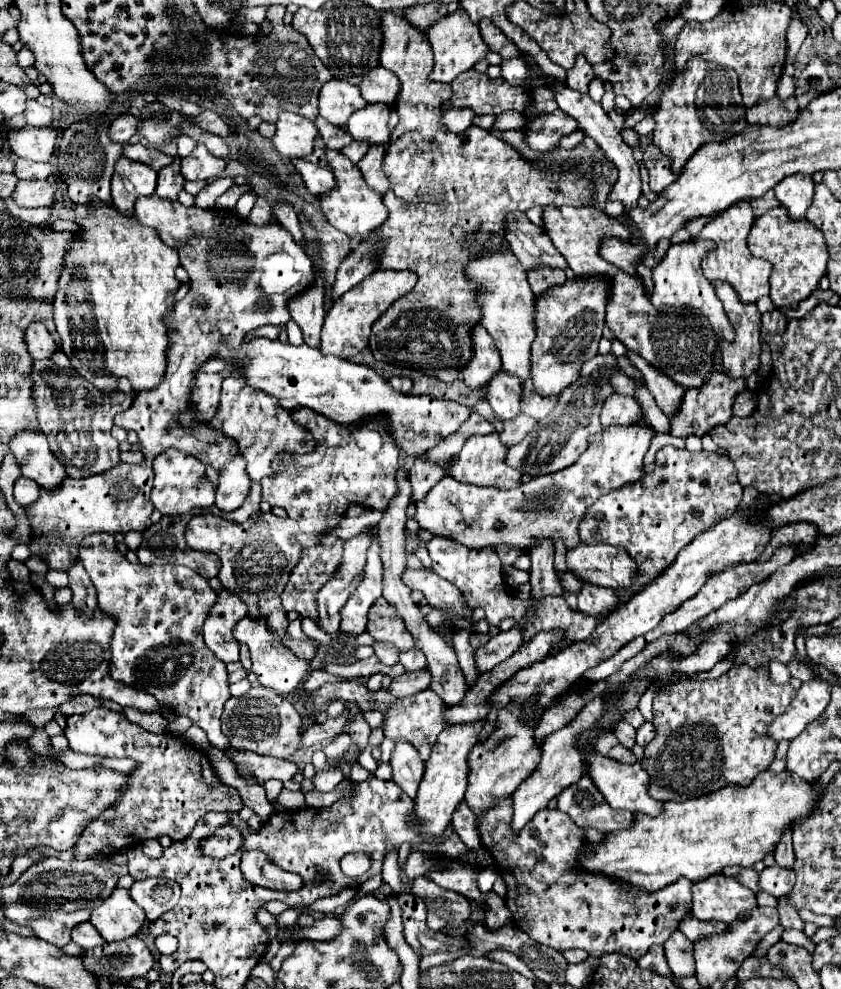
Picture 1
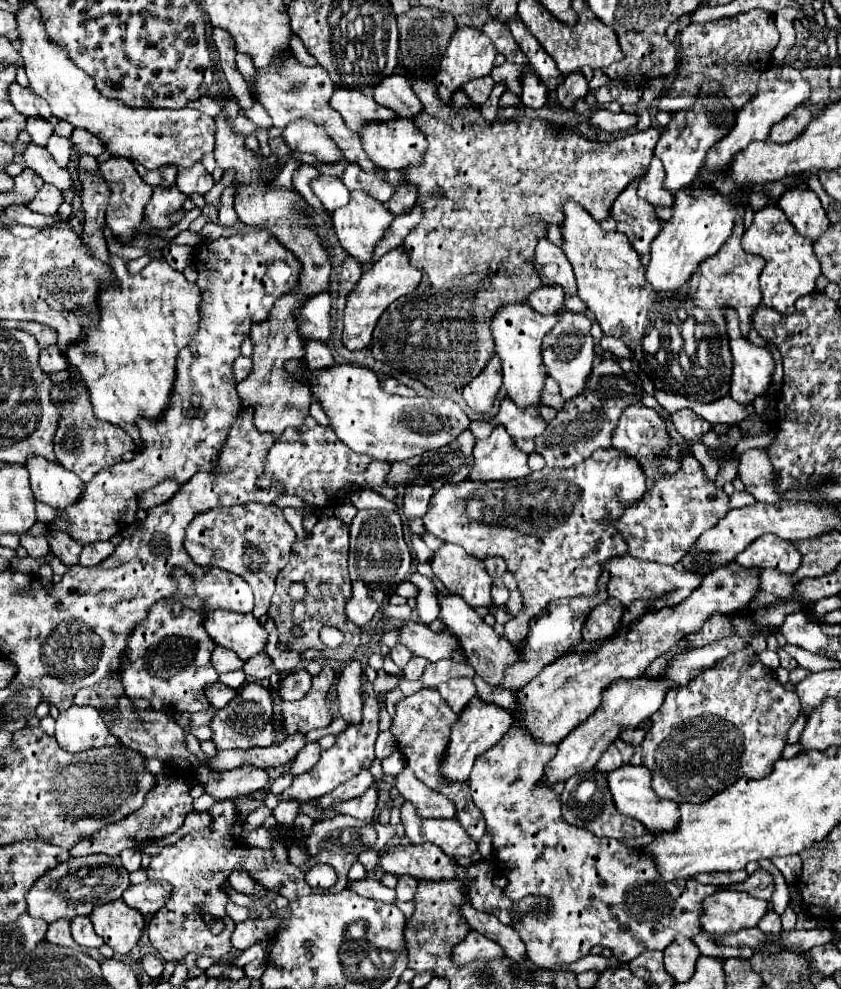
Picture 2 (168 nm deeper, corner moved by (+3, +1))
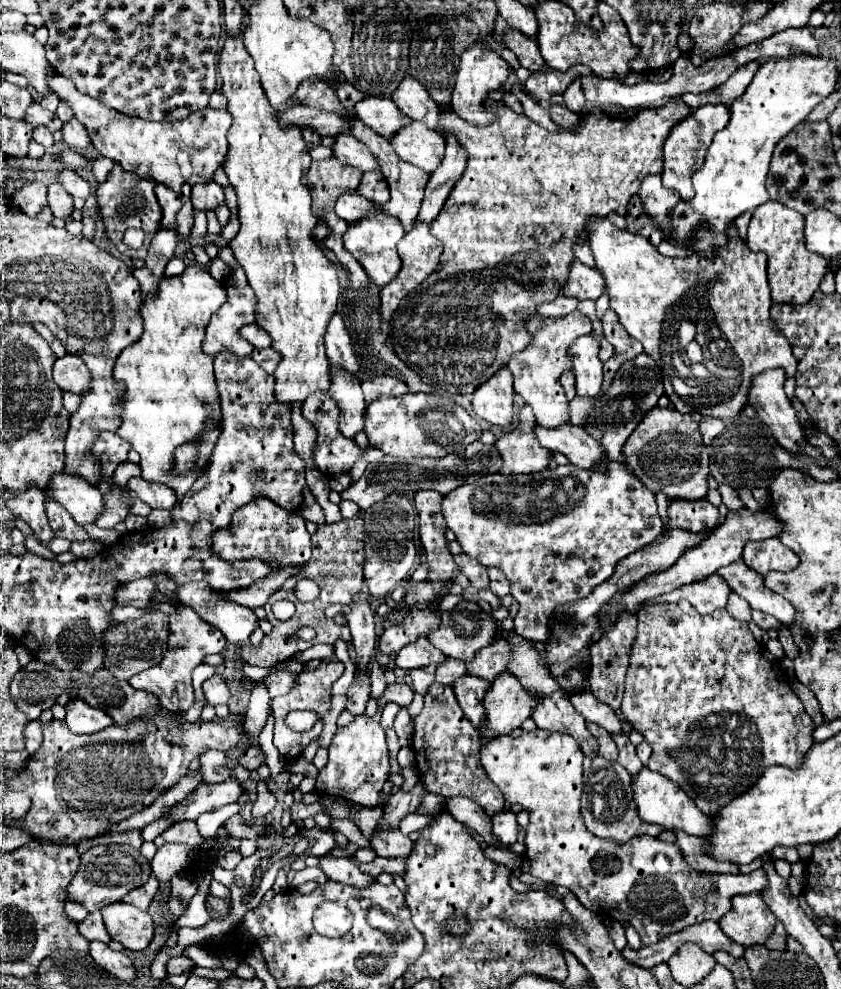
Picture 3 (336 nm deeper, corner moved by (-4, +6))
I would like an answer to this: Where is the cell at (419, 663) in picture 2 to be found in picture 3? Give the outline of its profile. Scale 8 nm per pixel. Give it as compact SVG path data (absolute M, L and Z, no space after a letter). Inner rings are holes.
M431 664L431 666L425 666L425 668L419 668L419 670L413 670L411 672L411 686L413 686L413 690L417 692L417 694L421 694L421 696L425 696L427 694L427 688L433 684L433 680L435 680L435 670L437 670L437 666L435 664Z

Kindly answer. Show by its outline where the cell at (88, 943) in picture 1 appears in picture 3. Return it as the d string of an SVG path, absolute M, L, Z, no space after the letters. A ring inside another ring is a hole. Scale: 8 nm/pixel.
M91 912L85 920L79 922L79 932L83 938L87 938L89 942L93 940L99 940L99 942L109 942L111 936L107 934L105 930L105 924L103 924L103 918L101 918L101 912Z

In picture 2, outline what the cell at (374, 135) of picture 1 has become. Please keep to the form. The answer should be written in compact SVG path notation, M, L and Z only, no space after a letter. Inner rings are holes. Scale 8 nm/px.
M394 117L394 121L366 121L364 129L360 129L358 137L360 137L368 157L372 157L372 161L376 161L376 165L382 169L402 171L408 165L418 165L422 161L422 153L426 149L424 135L416 129L412 119L404 119L404 117Z

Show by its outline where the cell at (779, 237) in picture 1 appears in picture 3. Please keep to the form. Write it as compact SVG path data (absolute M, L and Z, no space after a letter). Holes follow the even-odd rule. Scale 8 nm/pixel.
M779 202L761 204L749 222L747 246L755 252L765 252L769 258L769 286L771 298L777 304L807 304L815 290L819 288L821 278L825 276L825 260L817 254L807 252L803 240L803 224L805 216L789 210Z

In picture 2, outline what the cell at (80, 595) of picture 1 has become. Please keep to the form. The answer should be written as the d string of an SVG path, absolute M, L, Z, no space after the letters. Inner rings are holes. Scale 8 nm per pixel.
M50 531L48 533L48 543L50 549L54 551L54 555L70 569L72 565L78 565L78 557L82 551L82 545L78 545L76 541L72 541L72 537L68 537L68 533L62 531Z

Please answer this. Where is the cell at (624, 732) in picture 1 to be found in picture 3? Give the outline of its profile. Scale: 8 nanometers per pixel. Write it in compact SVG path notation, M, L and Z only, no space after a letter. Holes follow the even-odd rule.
M625 734L613 736L613 740L615 740L617 748L619 748L619 758L617 758L617 762L623 764L623 768L627 768L627 772L629 772L631 776L637 776L637 774L639 774L639 768L643 768L643 764L641 764L641 760L639 760L637 754L635 754L635 746L631 744L629 736L625 736Z

